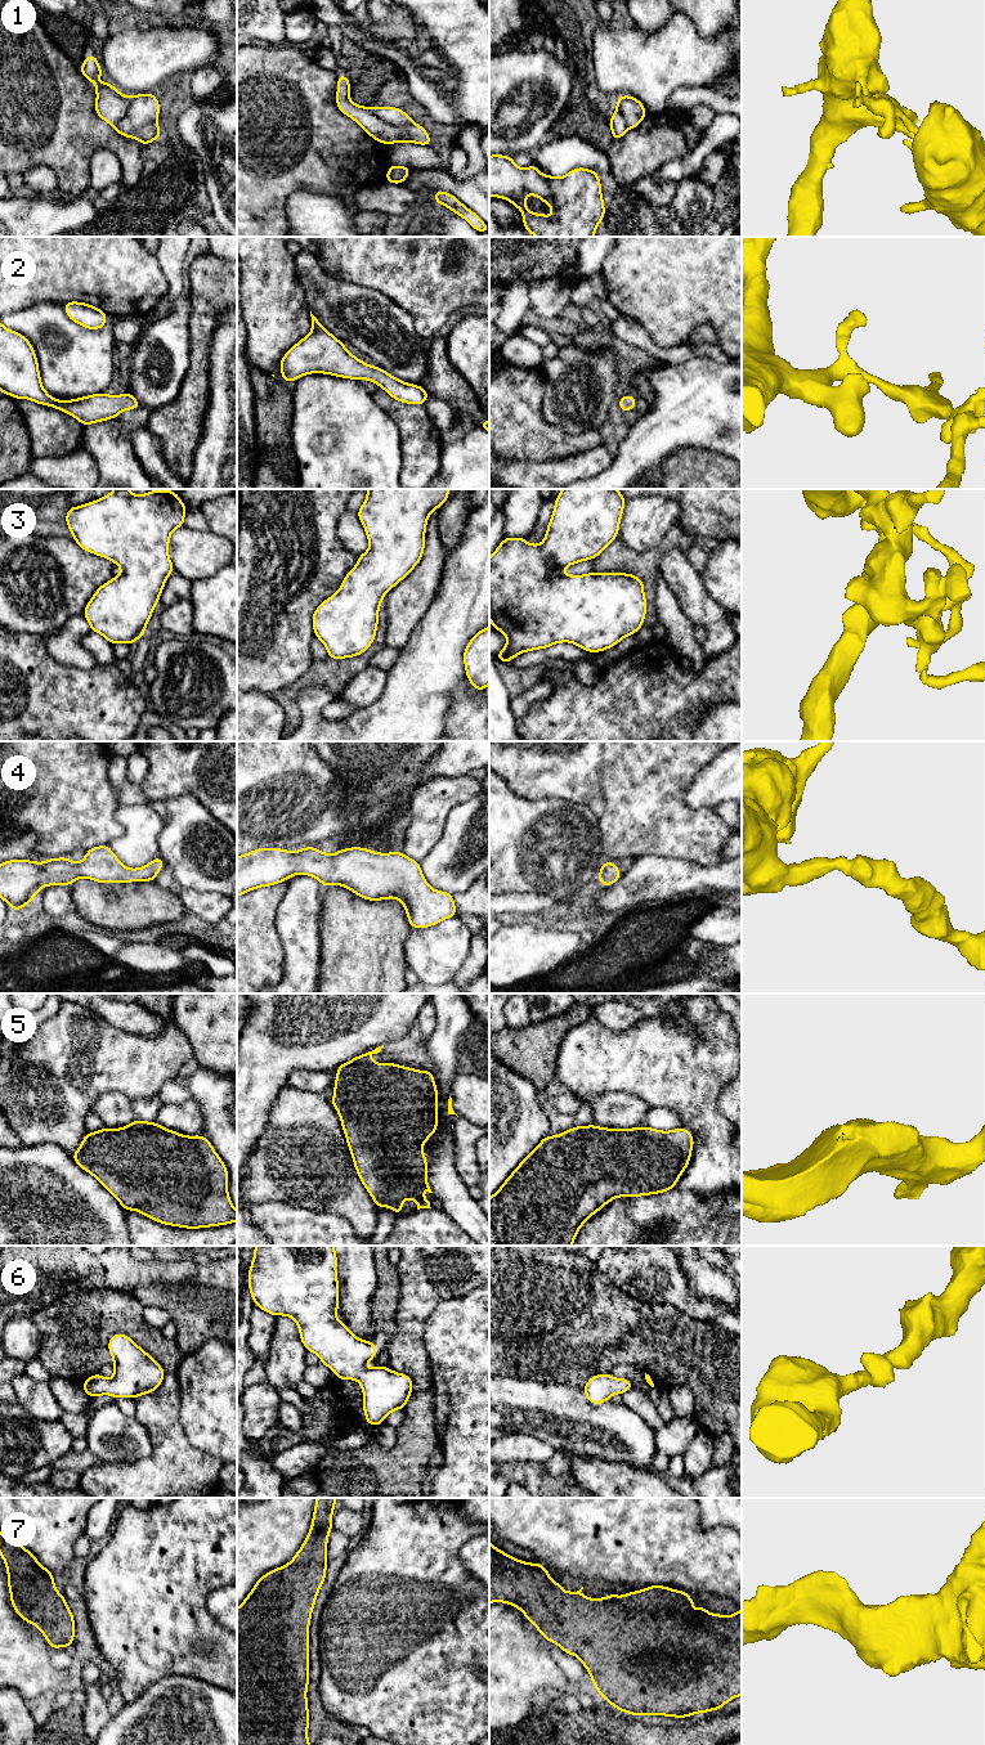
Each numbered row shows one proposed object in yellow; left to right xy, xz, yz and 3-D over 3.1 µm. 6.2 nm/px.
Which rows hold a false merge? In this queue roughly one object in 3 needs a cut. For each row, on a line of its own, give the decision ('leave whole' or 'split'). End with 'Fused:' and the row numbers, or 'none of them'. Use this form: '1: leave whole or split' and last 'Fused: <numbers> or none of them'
1: split
2: leave whole
3: leave whole
4: leave whole
5: leave whole
6: leave whole
7: leave whole
Fused: 1

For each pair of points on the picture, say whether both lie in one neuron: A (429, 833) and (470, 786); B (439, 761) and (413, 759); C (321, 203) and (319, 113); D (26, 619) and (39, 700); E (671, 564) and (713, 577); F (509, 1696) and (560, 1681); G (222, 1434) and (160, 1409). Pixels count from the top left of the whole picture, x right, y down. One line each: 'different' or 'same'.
A: same
B: different
C: different
D: different
E: different
F: same
G: different

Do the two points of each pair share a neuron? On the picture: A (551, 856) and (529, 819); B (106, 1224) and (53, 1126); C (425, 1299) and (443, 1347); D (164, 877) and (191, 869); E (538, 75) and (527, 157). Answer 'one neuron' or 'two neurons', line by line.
A: one neuron
B: two neurons
C: two neurons
D: two neurons
E: two neurons

